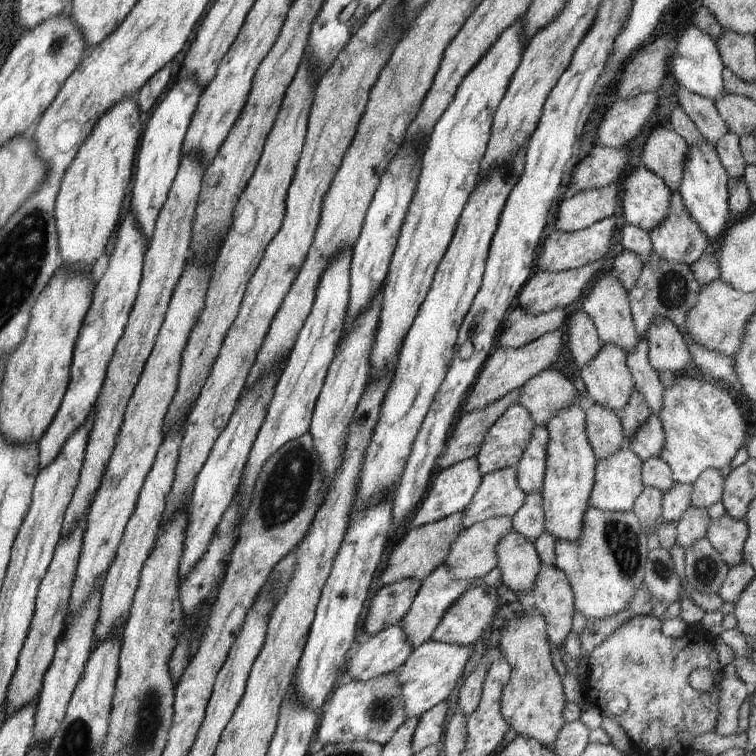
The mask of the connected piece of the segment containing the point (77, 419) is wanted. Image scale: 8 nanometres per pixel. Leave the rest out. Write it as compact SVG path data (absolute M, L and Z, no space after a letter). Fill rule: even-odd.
M128 213L120 224L114 252L108 260L108 270L93 286L91 304L78 339L74 346L70 366L69 384L61 401L60 409L54 416L50 427L38 443L39 469L47 468L55 462L64 444L77 432L88 419L106 379L106 370L113 358L118 342L123 336L131 309L134 307L143 274L143 259L150 239L146 239Z

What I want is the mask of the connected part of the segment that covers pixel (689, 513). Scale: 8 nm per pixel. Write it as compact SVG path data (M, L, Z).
M691 505L675 524L677 544L686 549L706 537L711 517L706 508Z

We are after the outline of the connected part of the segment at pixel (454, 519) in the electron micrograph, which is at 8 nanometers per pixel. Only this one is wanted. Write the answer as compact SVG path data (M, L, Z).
M458 512L439 522L408 531L404 538L401 541L398 540L396 546L392 548L392 552L388 556L388 562L382 564L378 573L380 584L389 586L405 579L424 581L436 568L445 564L454 540L457 540L464 530L462 520L463 512Z

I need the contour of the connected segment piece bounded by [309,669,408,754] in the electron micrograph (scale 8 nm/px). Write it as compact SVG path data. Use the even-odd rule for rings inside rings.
M400 670L388 675L381 675L378 679L373 679L367 682L352 681L350 684L343 685L334 692L332 700L326 702L320 709L320 720L316 724L317 732L314 732L310 741L309 754L317 754L324 748L324 745L337 743L352 743L355 741L371 741L378 745L385 746L386 742L394 735L394 732L404 724L405 705L401 700L401 687L398 683Z

